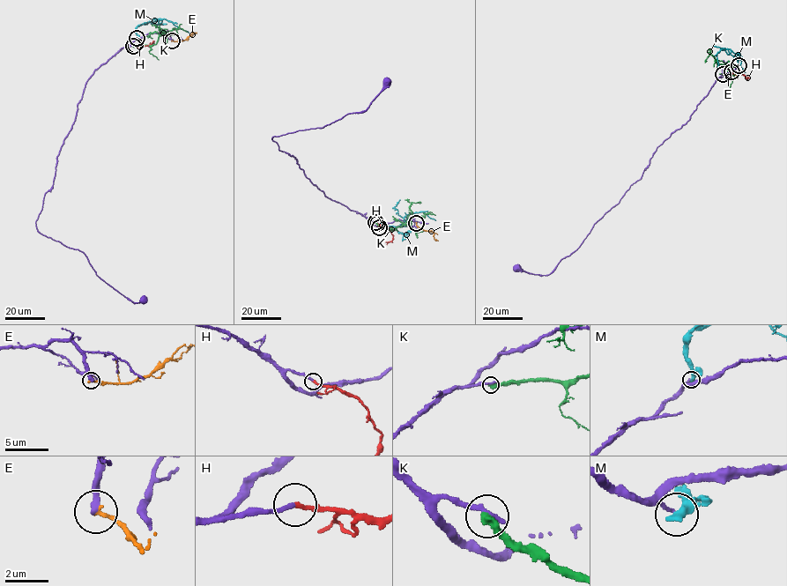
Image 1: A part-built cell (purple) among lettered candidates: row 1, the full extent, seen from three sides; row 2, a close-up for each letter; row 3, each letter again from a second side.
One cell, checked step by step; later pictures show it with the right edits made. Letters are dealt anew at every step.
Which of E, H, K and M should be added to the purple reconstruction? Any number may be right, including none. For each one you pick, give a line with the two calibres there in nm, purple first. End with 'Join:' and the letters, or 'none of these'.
H: Thickness 190 nm (purple) against 190 nm
Join: H

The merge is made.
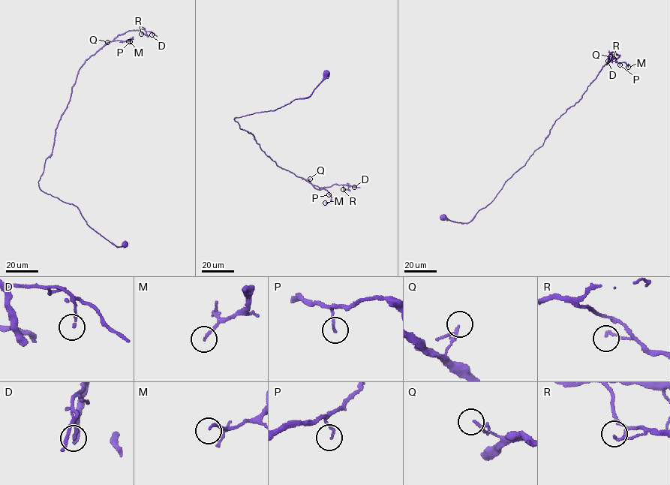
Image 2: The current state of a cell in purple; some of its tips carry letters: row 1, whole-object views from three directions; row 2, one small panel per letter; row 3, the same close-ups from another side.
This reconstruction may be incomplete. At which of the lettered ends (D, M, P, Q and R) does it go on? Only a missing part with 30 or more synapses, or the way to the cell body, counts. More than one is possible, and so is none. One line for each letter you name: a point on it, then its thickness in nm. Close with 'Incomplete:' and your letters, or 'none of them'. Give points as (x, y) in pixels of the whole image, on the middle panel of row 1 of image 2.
Incomplete: none of them

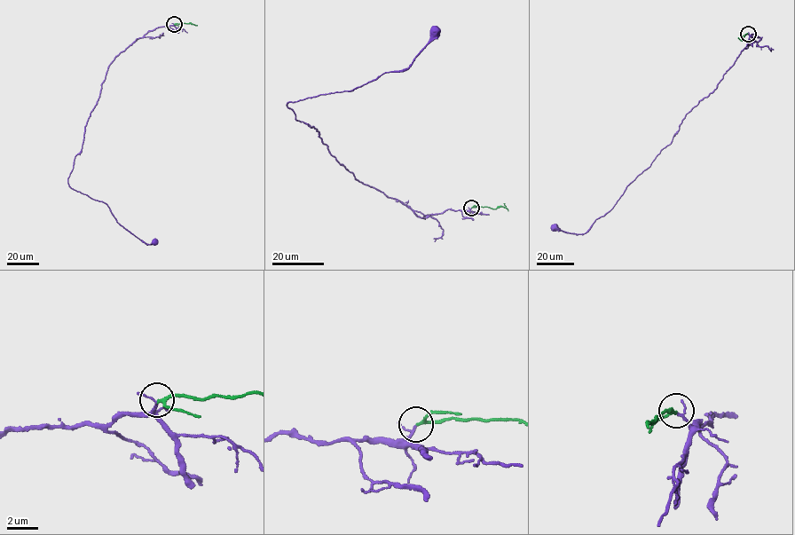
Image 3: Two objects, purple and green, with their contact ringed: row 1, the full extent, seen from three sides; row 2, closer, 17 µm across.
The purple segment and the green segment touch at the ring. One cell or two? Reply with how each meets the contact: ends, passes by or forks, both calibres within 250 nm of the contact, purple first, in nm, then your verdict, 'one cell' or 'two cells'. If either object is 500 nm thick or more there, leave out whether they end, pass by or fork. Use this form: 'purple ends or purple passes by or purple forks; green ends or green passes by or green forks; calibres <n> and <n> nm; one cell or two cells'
purple passes by; green passes by; calibres 120 and 150 nm; one cell

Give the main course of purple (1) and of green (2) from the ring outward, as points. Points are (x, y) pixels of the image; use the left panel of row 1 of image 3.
1: (174, 24), (137, 38), (109, 66), (67, 181), (74, 189), (105, 203), (117, 223), (146, 245), (154, 242)
2: (174, 24), (192, 24)

